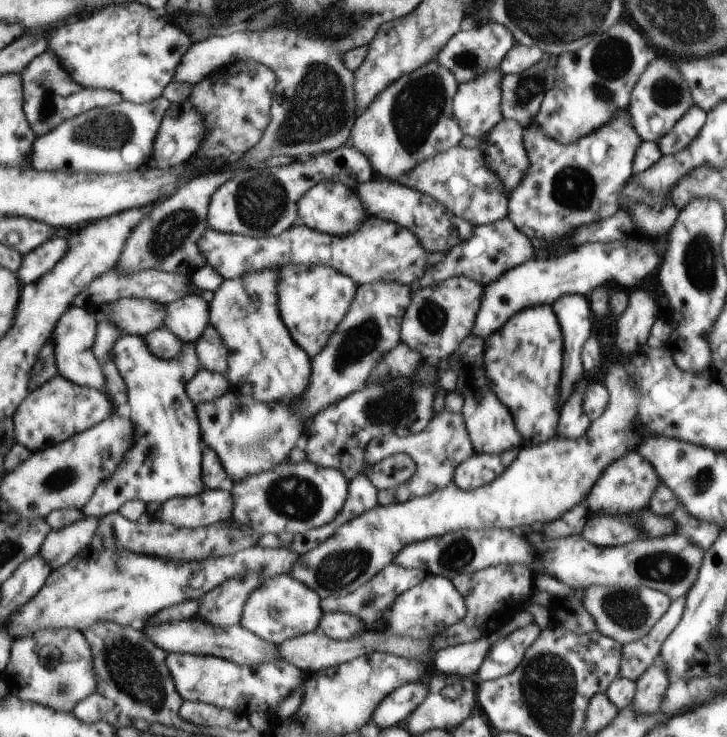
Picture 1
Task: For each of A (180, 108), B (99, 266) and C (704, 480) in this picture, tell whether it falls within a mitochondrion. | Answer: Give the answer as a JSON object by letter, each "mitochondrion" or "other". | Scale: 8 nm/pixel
{"A":"other","B":"other","C":"mitochondrion"}

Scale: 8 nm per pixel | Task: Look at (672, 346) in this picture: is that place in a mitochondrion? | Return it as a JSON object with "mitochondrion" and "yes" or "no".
{"mitochondrion":"no"}

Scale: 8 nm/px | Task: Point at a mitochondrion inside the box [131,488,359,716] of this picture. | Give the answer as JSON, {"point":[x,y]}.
{"point":[275,610]}

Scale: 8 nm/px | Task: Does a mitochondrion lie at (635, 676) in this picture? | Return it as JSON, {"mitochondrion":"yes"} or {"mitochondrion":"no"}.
{"mitochondrion":"no"}

